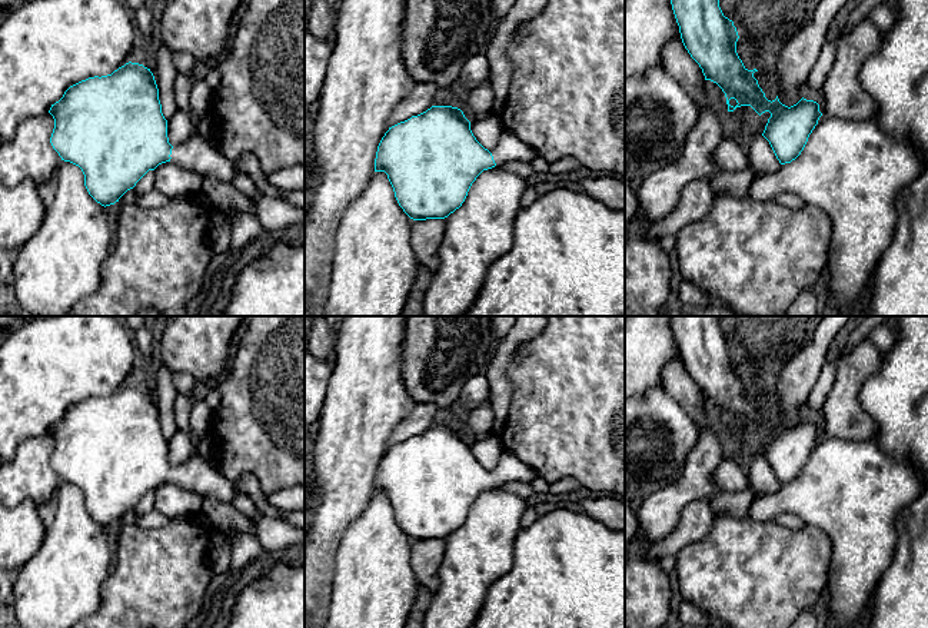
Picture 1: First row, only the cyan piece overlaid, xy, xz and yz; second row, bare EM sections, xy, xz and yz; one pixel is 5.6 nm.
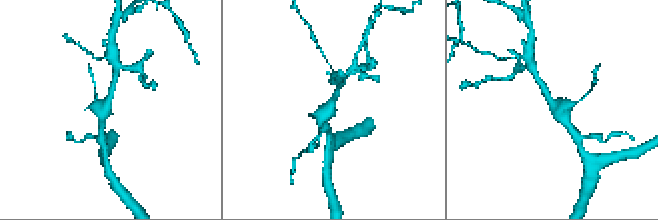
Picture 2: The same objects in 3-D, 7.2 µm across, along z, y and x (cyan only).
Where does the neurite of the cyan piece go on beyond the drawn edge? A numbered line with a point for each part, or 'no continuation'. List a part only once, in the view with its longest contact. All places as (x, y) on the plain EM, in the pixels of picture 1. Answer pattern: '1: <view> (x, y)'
1: xy (198, 475)

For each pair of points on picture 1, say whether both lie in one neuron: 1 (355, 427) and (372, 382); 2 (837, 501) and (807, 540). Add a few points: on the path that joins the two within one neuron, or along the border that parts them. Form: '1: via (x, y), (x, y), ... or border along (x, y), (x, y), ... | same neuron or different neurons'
1: via (359, 415), (366, 405), (366, 394) | same neuron
2: border along (805, 524), (818, 527), (828, 537), (831, 557) | different neurons

